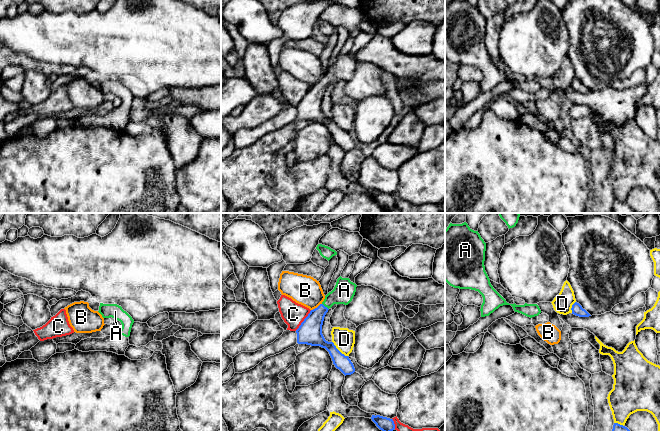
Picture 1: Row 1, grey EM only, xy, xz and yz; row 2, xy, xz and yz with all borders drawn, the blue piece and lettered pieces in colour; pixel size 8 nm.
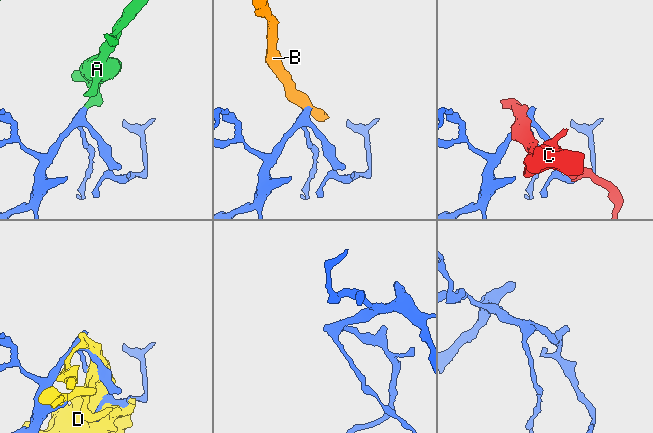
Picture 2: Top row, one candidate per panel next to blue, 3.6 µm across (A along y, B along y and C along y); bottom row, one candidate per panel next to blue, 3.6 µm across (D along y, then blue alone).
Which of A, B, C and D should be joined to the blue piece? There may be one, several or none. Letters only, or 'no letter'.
A

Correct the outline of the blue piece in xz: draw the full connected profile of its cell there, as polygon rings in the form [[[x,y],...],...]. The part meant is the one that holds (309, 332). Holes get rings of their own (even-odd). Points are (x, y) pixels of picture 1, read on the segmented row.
[[[340,276],[334,289],[325,296],[324,301],[317,308],[310,311],[296,330],[298,344],[325,348],[329,352],[335,367],[345,376],[355,372],[354,365],[348,356],[345,356],[336,348],[333,342],[325,340],[322,334],[322,325],[326,313],[334,304],[348,305],[352,301],[356,287],[357,285],[351,282],[349,278]]]

